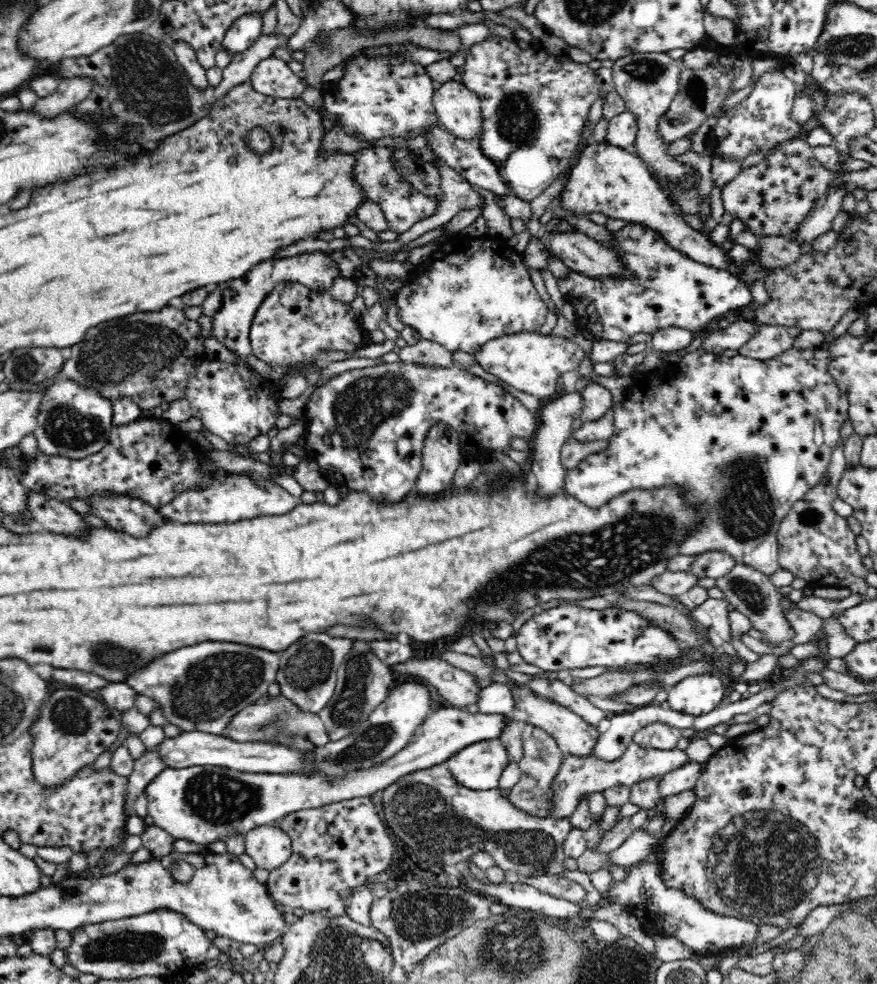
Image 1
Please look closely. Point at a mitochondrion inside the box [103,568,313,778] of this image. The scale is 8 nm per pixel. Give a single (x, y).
(208, 690)

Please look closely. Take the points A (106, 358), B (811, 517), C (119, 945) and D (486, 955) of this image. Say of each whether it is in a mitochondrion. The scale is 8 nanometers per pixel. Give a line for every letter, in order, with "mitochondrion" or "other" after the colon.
A: mitochondrion
B: mitochondrion
C: mitochondrion
D: mitochondrion

